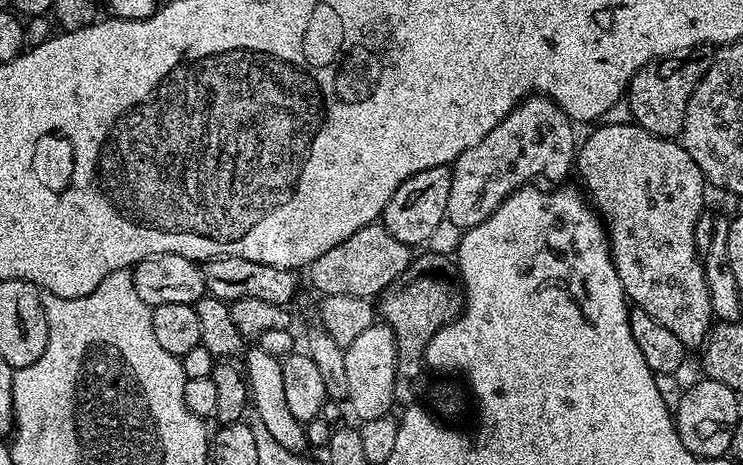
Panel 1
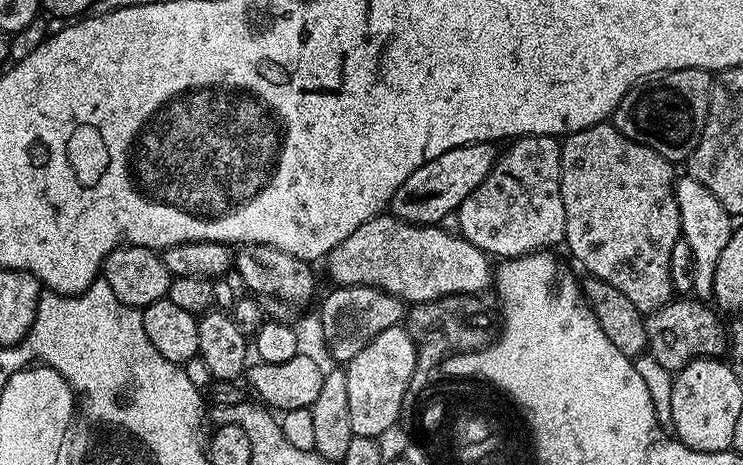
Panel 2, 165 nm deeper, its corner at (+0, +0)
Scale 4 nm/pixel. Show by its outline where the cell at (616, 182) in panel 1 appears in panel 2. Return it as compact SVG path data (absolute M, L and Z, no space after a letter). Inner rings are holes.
M611 123L595 124L586 130L578 130L573 132L571 136L563 137L560 145L560 157L562 158L562 174L560 175L560 189L562 190L562 206L566 210L566 230L564 231L564 240L568 248L572 251L572 256L578 263L584 264L584 268L589 273L589 277L606 282L610 286L614 286L618 290L622 290L622 294L626 294L626 298L630 298L630 302L634 302L634 306L638 306L638 310L645 314L651 314L658 311L662 306L666 306L674 298L674 287L672 271L672 255L674 254L674 246L680 239L682 233L680 230L680 206L676 201L676 190L674 185L678 180L673 161L668 160L662 154L658 154L650 146L634 142L630 138L626 138L626 134L622 134Z

